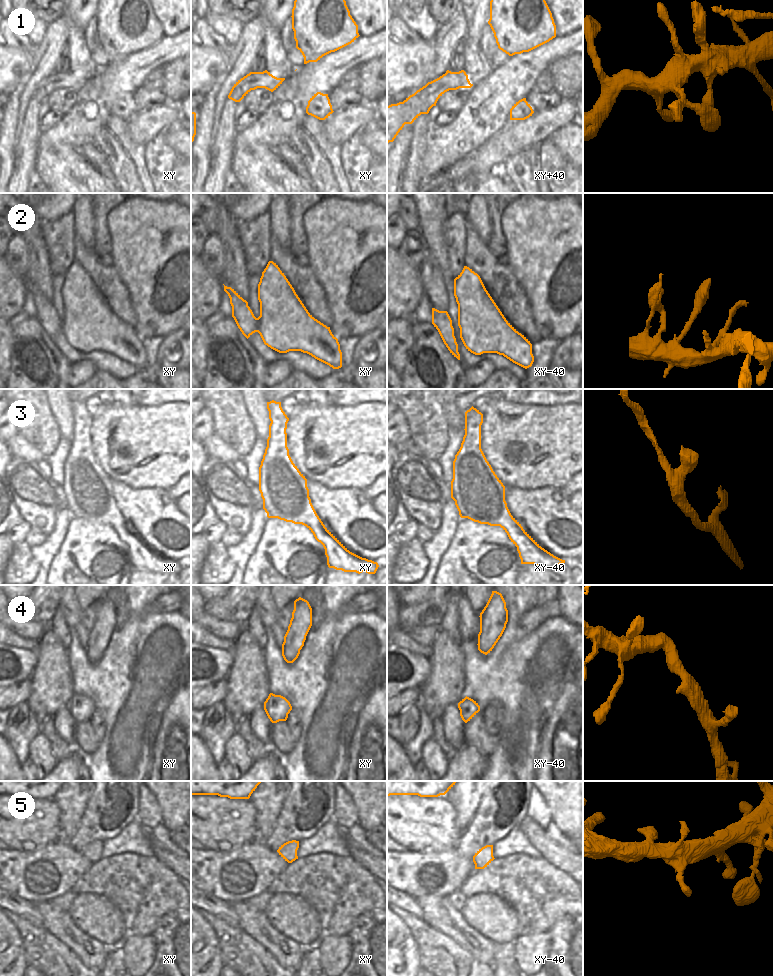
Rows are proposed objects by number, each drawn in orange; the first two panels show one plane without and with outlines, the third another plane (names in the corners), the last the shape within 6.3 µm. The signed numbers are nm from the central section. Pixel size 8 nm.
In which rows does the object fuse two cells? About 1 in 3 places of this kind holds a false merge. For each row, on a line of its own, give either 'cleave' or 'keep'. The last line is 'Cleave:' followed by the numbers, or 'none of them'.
1: keep
2: keep
3: keep
4: keep
5: keep
Cleave: none of them

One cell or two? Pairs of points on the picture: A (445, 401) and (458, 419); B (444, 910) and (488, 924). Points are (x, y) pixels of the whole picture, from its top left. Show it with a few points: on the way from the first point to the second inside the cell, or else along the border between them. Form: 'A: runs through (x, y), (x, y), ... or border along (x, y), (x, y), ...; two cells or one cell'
A: runs through (448, 405), (454, 415); one cell
B: border along (459, 912), (464, 920), (479, 933); two cells

